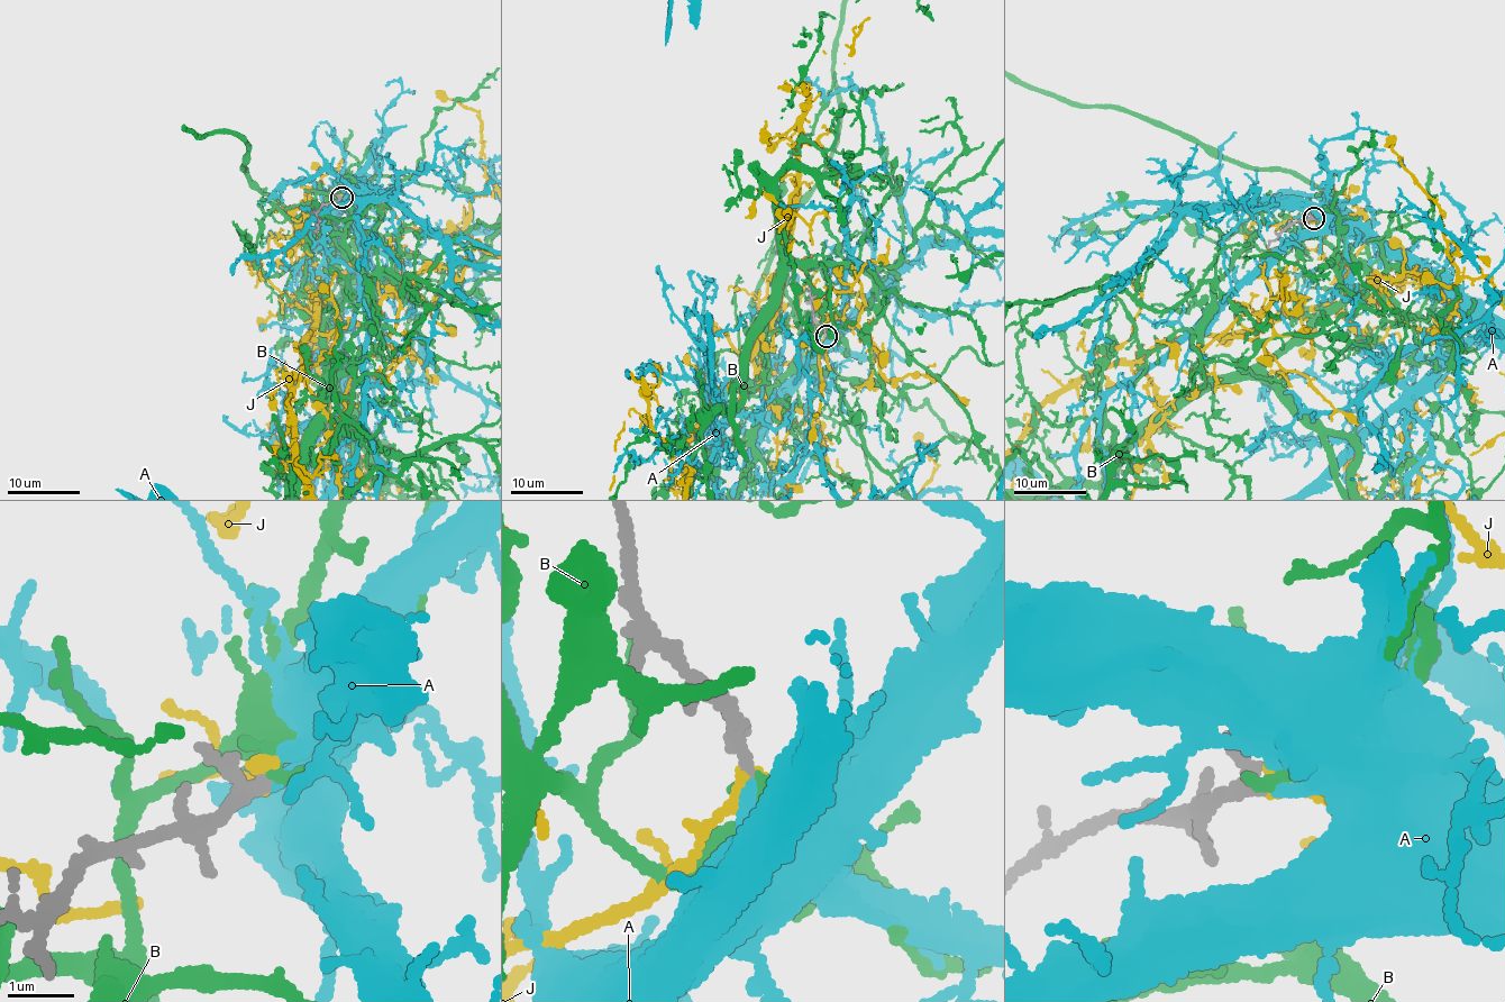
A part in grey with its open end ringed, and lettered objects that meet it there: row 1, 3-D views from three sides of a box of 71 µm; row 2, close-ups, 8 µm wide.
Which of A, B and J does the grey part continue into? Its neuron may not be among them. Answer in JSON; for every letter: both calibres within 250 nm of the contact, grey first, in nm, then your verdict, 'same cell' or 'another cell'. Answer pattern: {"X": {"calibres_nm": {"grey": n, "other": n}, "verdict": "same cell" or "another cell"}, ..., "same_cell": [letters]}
{"A": {"calibres_nm": {"grey": 170, "other": 280}, "verdict": "same cell"}, "B": {"calibres_nm": {"grey": 170, "other": 200}, "verdict": "another cell"}, "J": {"calibres_nm": {"grey": 170, "other": 240}, "verdict": "another cell"}, "same_cell": ["A"]}

